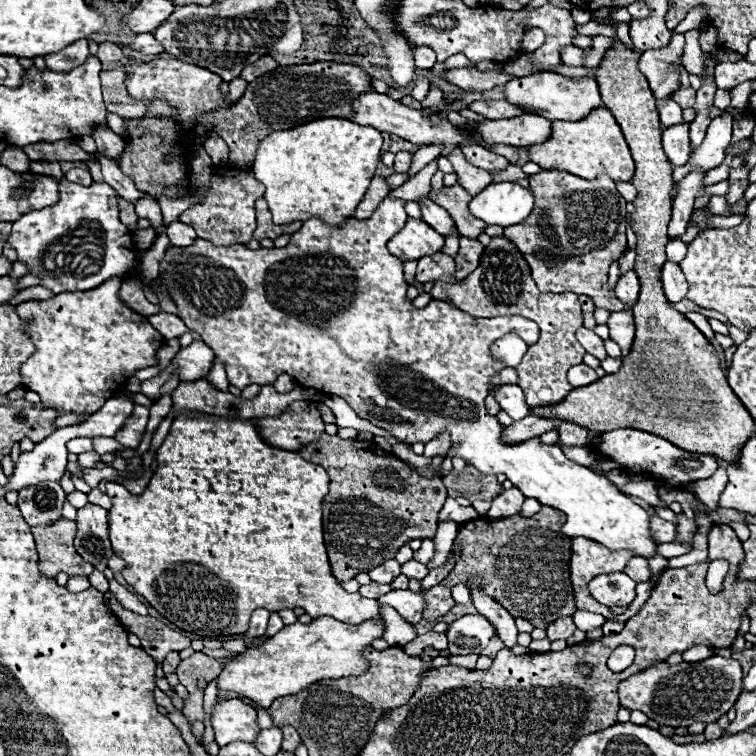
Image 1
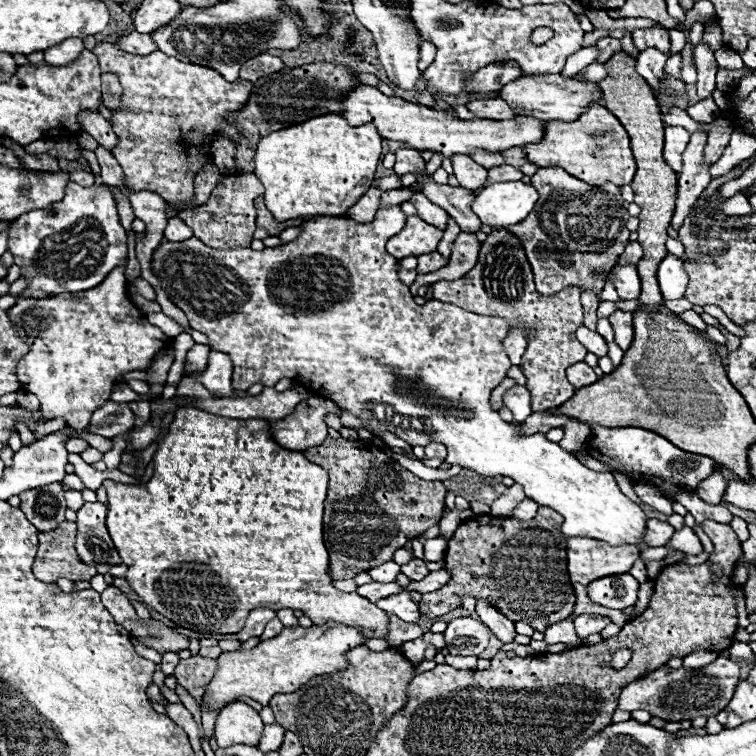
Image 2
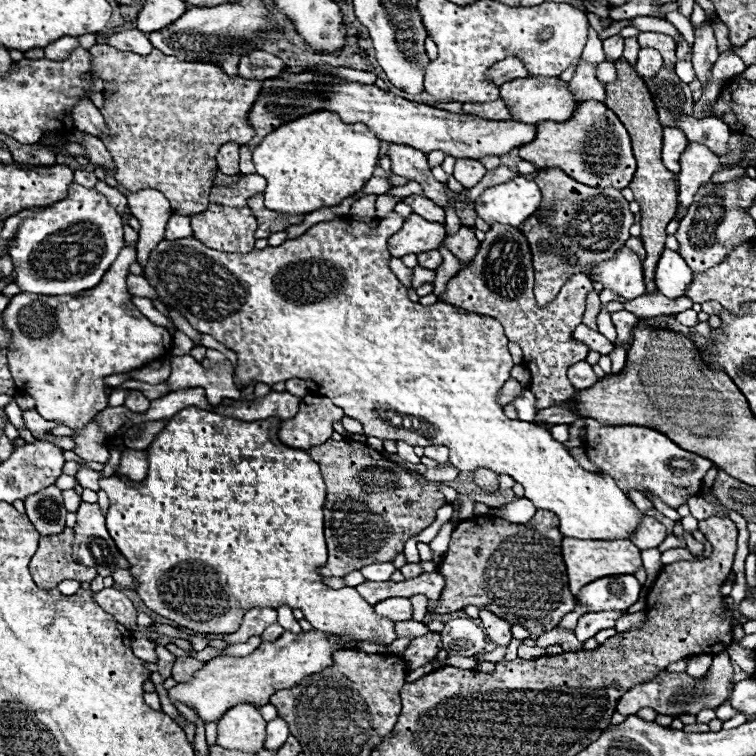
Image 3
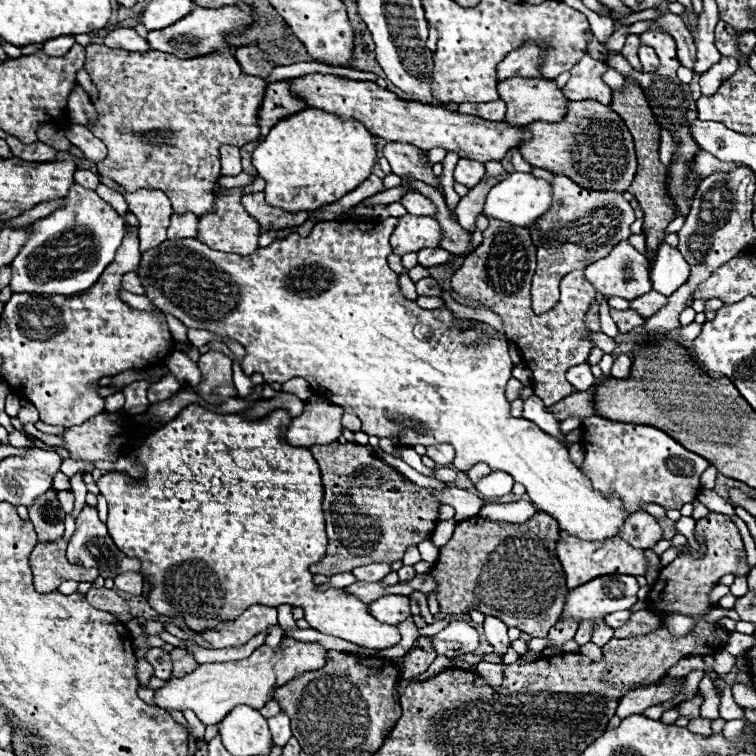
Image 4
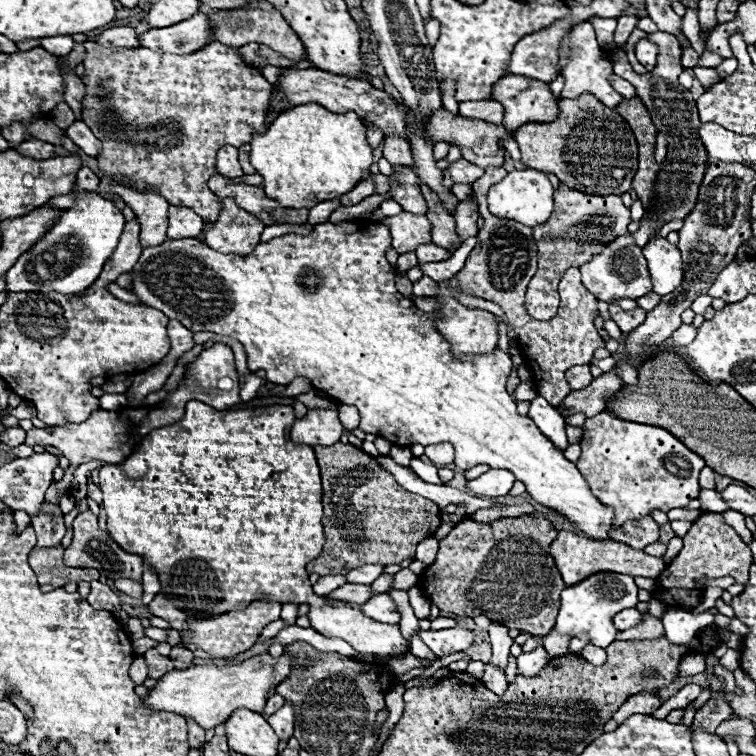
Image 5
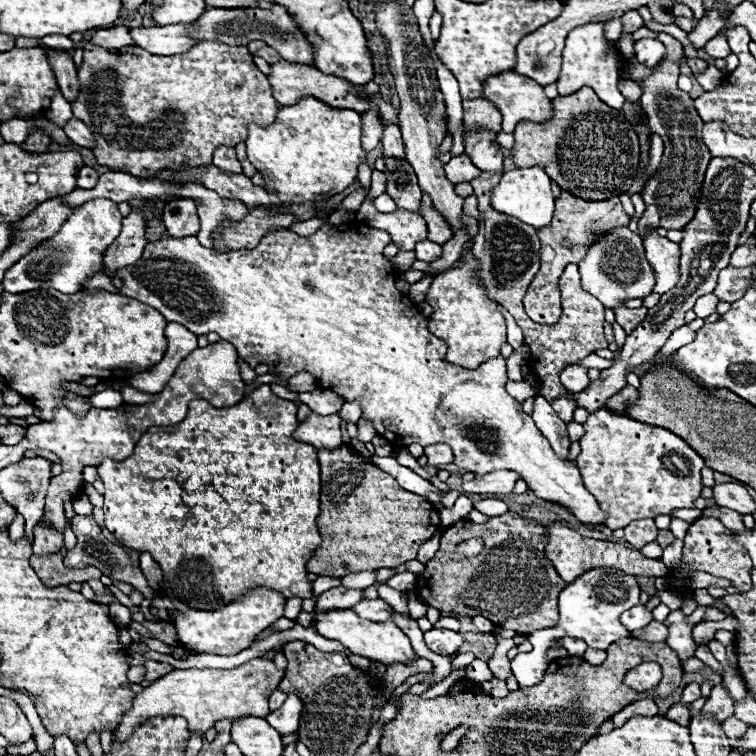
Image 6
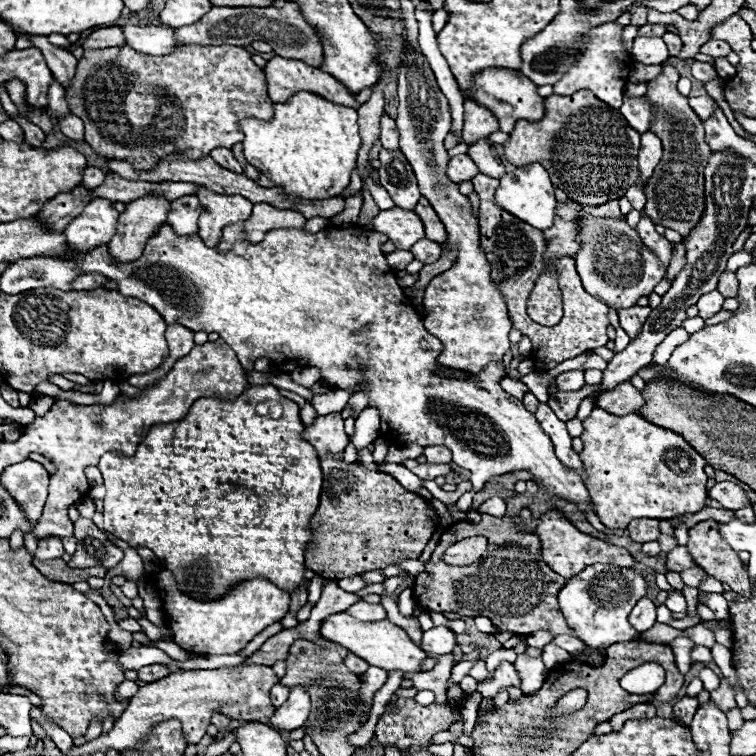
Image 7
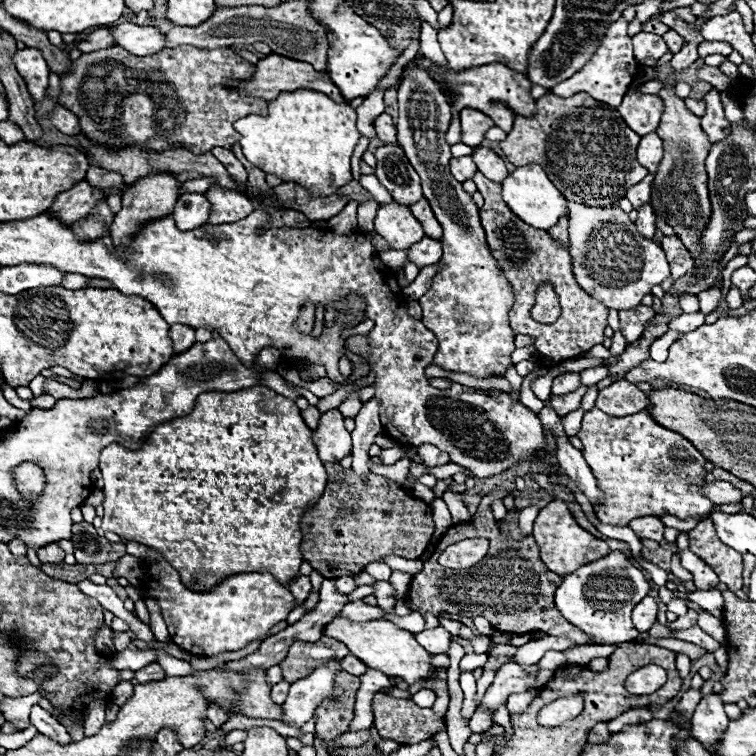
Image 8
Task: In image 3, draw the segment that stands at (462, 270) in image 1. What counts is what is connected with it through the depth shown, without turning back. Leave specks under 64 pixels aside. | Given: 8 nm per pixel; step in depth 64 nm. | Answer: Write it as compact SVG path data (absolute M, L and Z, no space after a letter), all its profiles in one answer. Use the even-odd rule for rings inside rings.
M462 226L462 228L458 230L458 234L448 236L448 238L444 240L444 246L448 246L448 250L450 250L462 264L468 264L468 262L472 260L472 256L476 256L480 242L476 240L472 228ZM420 266L413 269L413 276L411 286L413 289L417 289L425 282L433 283L435 280L435 270L426 270Z

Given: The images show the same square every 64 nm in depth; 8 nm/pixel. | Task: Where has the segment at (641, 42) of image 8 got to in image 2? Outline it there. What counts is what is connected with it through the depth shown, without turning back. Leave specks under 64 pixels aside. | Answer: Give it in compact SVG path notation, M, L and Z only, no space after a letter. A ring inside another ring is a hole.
M646 48L636 58L638 74L650 84L650 87L656 93L660 92L660 80L666 76L664 66L666 66L668 58L670 58L668 52L660 52L656 48Z

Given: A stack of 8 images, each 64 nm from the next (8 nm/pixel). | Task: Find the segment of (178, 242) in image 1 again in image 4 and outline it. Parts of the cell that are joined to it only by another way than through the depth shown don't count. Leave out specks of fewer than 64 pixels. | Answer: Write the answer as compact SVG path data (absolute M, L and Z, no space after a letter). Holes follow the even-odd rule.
M172 214L170 226L168 226L168 240L178 238L194 238L196 236L196 214Z

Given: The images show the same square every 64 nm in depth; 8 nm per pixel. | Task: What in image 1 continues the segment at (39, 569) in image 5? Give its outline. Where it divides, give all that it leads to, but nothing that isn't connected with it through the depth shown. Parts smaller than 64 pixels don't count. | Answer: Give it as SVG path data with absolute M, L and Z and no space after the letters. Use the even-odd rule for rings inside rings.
M56 520L48 526L30 526L30 532L36 538L40 570L44 576L56 576L58 572L68 572L70 576L90 576L92 564L88 564L74 548L76 522L74 520Z

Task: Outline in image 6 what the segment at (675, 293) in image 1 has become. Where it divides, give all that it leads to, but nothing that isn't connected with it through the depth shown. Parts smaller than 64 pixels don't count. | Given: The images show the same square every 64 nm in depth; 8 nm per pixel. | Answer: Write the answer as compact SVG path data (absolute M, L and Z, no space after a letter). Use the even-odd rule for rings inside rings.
M650 230L644 238L646 258L656 272L656 294L664 294L672 290L680 280L680 248L672 244L668 238L658 236L656 230Z

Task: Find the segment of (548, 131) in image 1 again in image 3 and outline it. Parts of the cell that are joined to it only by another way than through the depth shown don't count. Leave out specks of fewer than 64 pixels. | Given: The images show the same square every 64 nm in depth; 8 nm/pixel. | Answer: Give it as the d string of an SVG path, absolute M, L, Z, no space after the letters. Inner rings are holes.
M332 82L332 88L328 88L326 92L326 110L340 114L340 118L348 124L366 124L370 130L376 132L380 140L406 144L426 154L432 150L440 150L446 156L454 158L476 160L482 156L504 156L512 148L524 146L536 138L536 124L524 124L516 120L500 120L500 124L496 124L492 120L480 120L478 116L460 116L432 108L428 104L398 98L390 92L382 92L374 84Z

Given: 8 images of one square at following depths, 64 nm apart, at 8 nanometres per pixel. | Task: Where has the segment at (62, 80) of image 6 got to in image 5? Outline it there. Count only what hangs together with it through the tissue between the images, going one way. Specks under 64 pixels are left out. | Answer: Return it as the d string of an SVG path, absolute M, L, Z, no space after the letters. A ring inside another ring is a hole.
M64 72L64 84L66 84L66 92L64 92L64 100L66 104L72 108L76 120L80 120L80 112L82 112L82 100L84 100L84 84L82 80L74 74L74 72Z

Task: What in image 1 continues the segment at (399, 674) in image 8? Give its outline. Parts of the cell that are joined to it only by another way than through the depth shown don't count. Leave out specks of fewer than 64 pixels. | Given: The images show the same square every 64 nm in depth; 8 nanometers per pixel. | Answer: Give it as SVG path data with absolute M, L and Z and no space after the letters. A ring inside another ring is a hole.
M178 416L172 422L172 428L162 442L162 446L156 452L158 468L146 486L144 494L134 496L130 494L122 484L108 482L106 494L112 500L112 508L108 512L110 516L110 542L116 554L126 562L126 568L122 570L124 580L142 594L152 608L156 608L164 618L168 618L172 624L176 624L180 630L194 632L202 638L218 638L228 634L244 634L248 630L250 614L256 608L266 608L270 612L278 612L284 608L304 608L312 618L318 616L332 616L346 624L362 624L364 620L370 620L378 616L378 600L364 598L360 594L346 592L340 582L332 576L330 560L324 546L324 530L322 523L322 503L324 496L328 494L328 474L322 466L306 462L298 452L288 452L280 448L272 448L258 436L254 424L250 420L224 420L224 418L186 418Z

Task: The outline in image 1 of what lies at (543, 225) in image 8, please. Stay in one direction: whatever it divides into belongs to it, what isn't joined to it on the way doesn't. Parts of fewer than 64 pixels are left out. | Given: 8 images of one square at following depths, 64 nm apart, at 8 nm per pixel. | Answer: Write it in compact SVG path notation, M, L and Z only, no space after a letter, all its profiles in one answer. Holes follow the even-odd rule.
M492 182L468 204L468 210L488 226L516 226L532 212L534 198L528 188L514 182Z

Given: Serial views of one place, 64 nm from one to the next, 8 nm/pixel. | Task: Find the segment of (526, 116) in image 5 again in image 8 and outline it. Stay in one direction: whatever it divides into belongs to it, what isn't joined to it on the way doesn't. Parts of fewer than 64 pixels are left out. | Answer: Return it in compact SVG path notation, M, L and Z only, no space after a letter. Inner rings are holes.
M486 64L486 66L458 72L458 74L446 68L444 78L446 78L444 82L450 88L450 96L454 100L454 104L452 104L454 114L460 112L462 108L482 110L504 132L512 130L512 120L516 116L534 116L536 114L536 98L530 94L532 82L526 78L526 74L510 70L504 64Z

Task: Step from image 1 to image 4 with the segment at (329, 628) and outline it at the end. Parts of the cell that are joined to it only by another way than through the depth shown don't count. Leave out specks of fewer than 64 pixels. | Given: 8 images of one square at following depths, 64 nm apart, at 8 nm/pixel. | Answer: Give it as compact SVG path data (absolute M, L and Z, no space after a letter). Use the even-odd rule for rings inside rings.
M284 636L278 648L270 648L268 644L262 644L252 652L252 656L244 660L232 660L232 662L208 662L200 664L192 674L184 678L170 678L170 682L156 690L156 704L160 708L174 708L184 710L190 708L196 712L196 716L202 720L202 724L212 726L218 724L234 706L246 704L250 708L260 710L270 698L272 692L296 676L302 676L304 672L318 670L326 664L326 648L316 642L300 642L290 636Z

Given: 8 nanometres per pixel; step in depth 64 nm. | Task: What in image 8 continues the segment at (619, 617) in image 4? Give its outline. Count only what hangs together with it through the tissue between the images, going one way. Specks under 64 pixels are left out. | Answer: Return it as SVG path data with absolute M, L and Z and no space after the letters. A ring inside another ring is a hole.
M646 596L644 600L640 600L640 604L636 604L632 612L632 622L640 632L648 632L650 626L656 622L656 614L658 614L658 600Z

